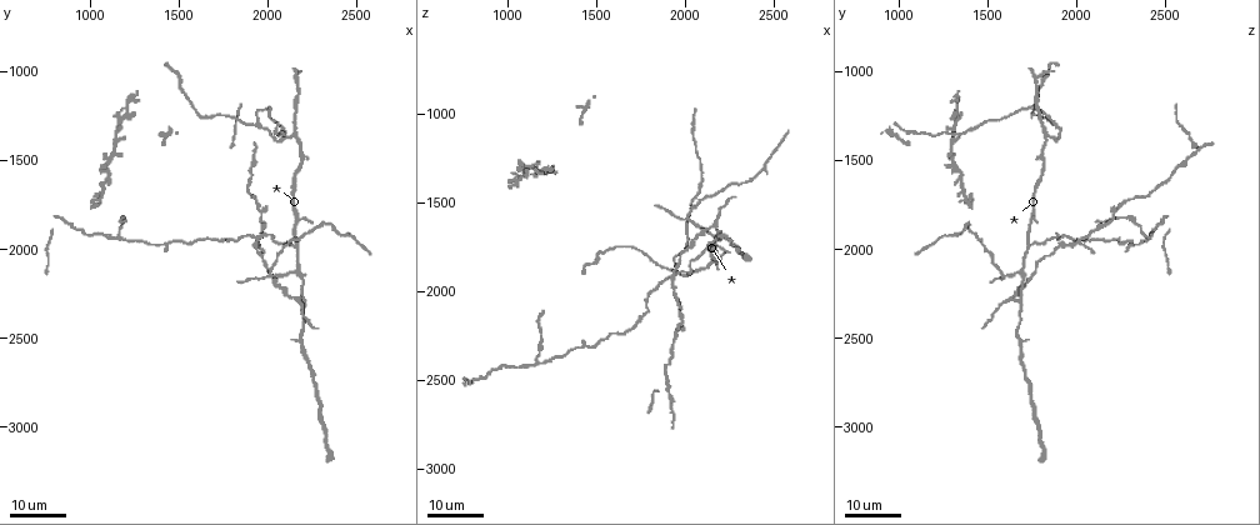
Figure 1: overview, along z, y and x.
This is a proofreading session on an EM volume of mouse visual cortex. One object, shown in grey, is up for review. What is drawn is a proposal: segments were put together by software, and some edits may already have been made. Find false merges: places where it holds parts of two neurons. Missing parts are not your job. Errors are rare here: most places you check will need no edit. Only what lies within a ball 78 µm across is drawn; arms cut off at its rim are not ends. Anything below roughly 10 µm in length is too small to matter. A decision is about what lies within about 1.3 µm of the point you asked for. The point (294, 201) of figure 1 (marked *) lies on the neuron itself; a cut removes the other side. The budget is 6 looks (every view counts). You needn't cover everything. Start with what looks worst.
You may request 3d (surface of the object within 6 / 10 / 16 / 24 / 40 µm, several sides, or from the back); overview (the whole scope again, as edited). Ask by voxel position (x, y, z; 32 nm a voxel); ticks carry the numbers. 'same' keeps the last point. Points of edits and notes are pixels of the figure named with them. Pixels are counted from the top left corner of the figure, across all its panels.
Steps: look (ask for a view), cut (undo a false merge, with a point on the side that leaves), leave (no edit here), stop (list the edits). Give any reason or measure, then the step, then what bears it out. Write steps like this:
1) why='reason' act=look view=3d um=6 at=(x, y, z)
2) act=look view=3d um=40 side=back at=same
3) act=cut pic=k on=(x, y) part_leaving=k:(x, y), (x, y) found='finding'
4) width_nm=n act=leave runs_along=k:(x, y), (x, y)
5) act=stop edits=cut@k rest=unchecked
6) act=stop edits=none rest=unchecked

why='branch point' act=look view=3d um=24 at=(2160, 1360, 1840)

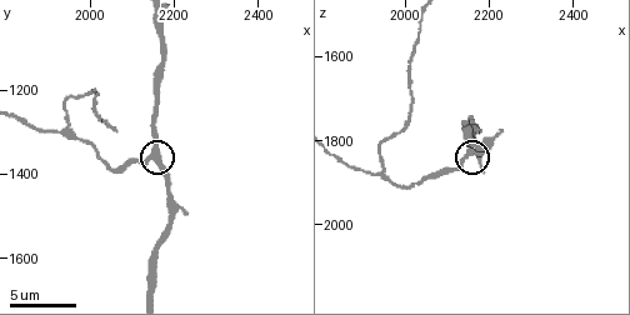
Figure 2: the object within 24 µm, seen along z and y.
act=look view=3d um=10 at=(2150, 1355, 1835)

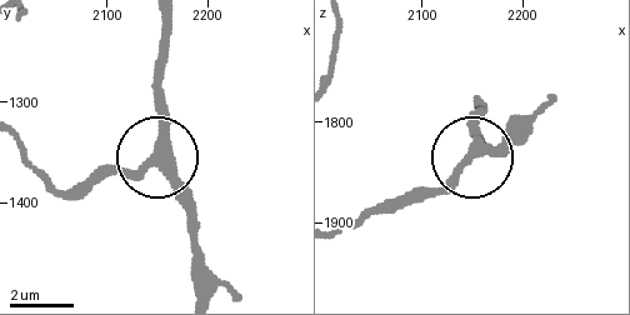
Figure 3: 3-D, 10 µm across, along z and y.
why='zoom in' act=look view=3d um=6 at=(2148, 1350, 1832)

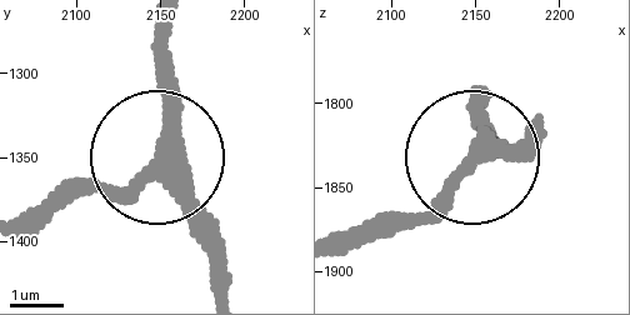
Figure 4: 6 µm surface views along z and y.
side_arm_um=15 act=leave runs_along=4:(228, 291), (196, 198), (160, 144), (160, 40) found='all the same neuron'

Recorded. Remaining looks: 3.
why='side arm on a straight run' act=look view=3d um=6 at=(1945, 1290, 1880)

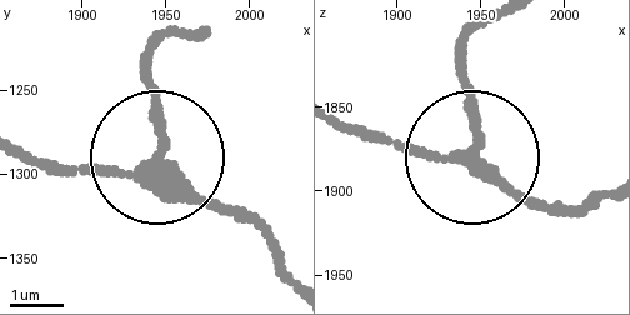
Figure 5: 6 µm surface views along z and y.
arms=3 act=leave runs_along=5:(291, 271), (259, 231), (165, 164), (151, 60) found='continuous, no second neuron'

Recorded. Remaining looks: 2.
why='abrupt turn' act=look view=3d um=16 at=(2020, 1940, 1900)

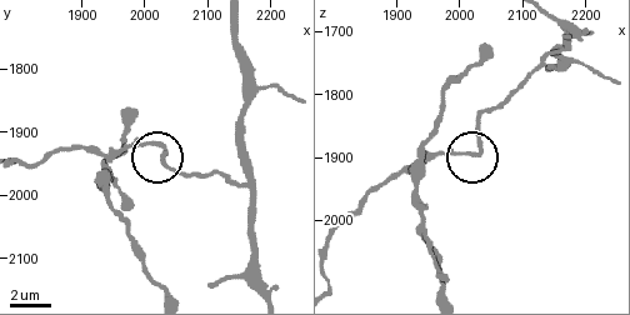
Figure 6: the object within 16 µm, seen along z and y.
act=look view=3d um=10 at=(2030, 1925, 1890)

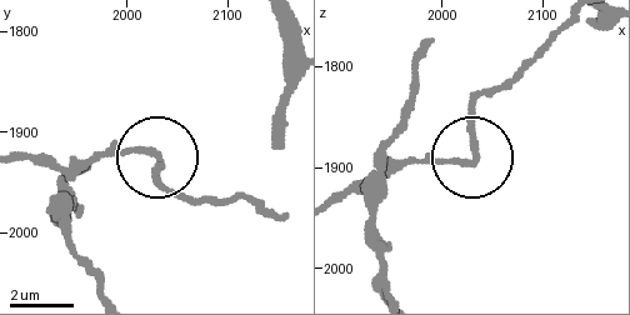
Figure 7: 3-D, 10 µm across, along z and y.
width_nm=200 act=leave runs_along=7:(261, 209), (181, 193), (141, 150), (71, 158) found='one neuron here'

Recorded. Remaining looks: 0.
act=stop edits=none rest=unchecked

